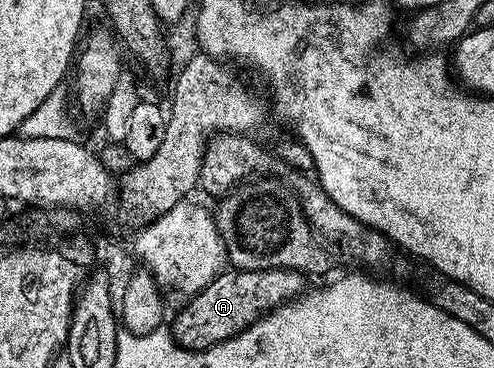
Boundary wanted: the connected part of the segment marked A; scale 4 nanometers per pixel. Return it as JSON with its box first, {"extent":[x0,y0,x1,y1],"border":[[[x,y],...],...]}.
{"extent":[171,269,304,350],"border":[[[224,269],[199,294],[186,299],[171,326],[174,345],[185,350],[208,350],[240,334],[245,328],[272,314],[279,306],[292,302],[304,293],[304,275],[297,270]]]}

